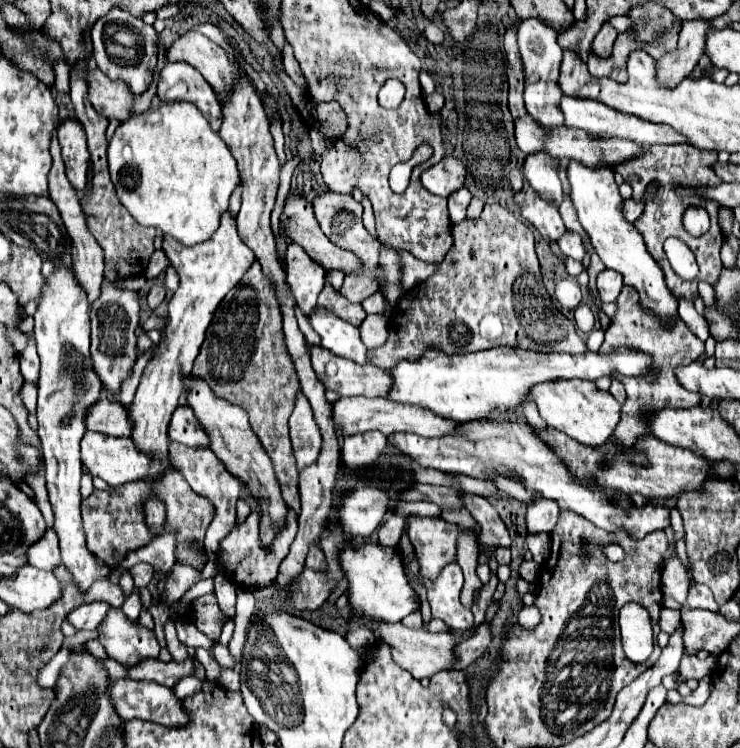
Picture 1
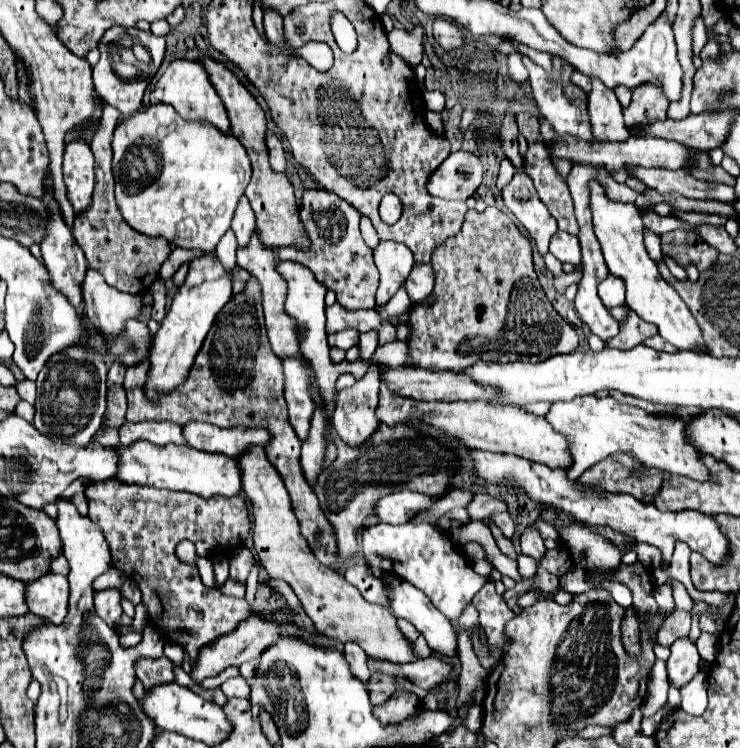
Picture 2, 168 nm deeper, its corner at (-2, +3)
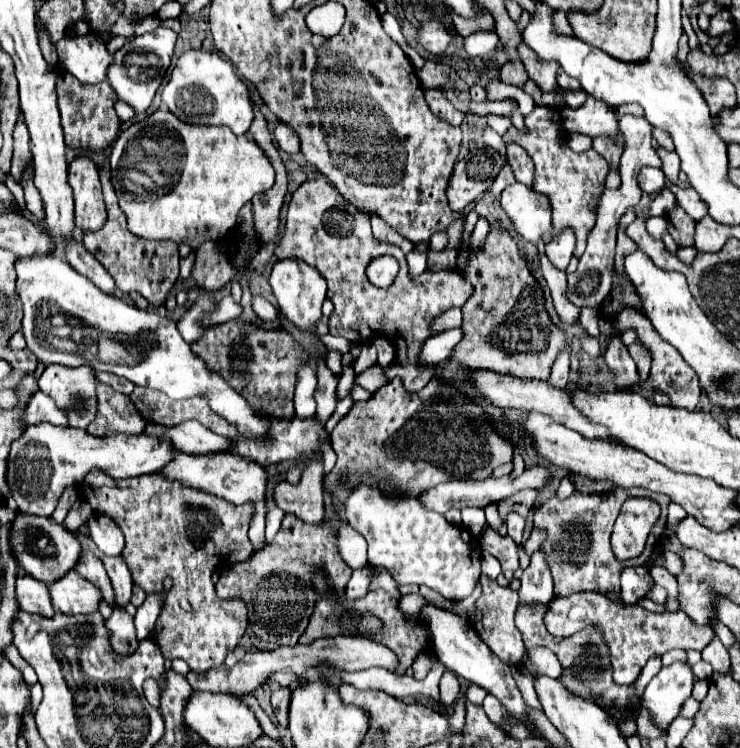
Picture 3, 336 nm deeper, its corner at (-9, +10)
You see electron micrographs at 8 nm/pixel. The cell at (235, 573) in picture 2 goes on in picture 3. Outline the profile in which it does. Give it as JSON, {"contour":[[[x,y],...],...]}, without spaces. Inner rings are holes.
{"contour":[[[175,451],[175,457],[161,469],[167,481],[179,481],[191,489],[205,491],[219,499],[225,499],[233,505],[241,505],[251,501],[255,505],[255,517],[251,521],[249,537],[255,547],[263,545],[265,539],[265,487],[267,487],[267,471],[263,465],[233,455],[233,453],[209,453],[209,455],[189,455],[183,451]]]}

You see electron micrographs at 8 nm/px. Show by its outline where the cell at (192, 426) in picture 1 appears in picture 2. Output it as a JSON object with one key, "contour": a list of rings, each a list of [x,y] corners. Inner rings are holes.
{"contour":[[[190,422],[184,426],[188,444],[202,452],[240,458],[250,446],[268,446],[270,432],[266,428],[216,428],[206,422]]]}

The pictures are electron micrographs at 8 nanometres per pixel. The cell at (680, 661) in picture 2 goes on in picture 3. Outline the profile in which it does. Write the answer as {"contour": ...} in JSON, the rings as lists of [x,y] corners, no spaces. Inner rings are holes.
{"contour":[[[675,661],[673,665],[663,667],[645,687],[641,705],[651,711],[661,729],[667,729],[679,715],[681,703],[691,695],[693,679],[695,675],[691,665],[687,661]]]}

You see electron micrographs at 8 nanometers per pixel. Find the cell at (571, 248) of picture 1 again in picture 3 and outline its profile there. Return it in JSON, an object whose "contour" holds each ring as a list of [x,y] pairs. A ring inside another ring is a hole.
{"contour":[[[563,229],[547,243],[547,257],[557,269],[563,269],[563,271],[567,269],[569,259],[573,257],[573,251],[575,251],[575,243],[577,243],[575,233],[571,229]]]}

